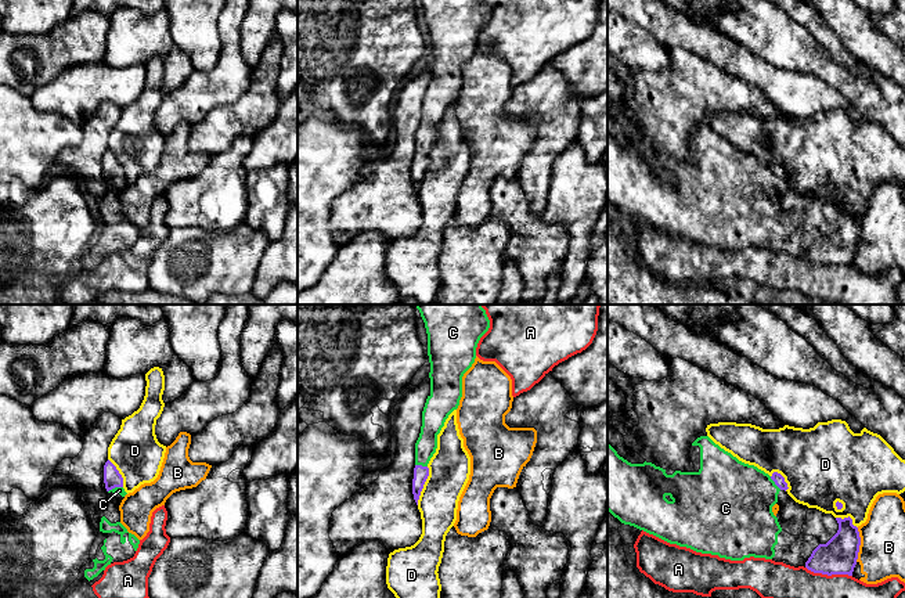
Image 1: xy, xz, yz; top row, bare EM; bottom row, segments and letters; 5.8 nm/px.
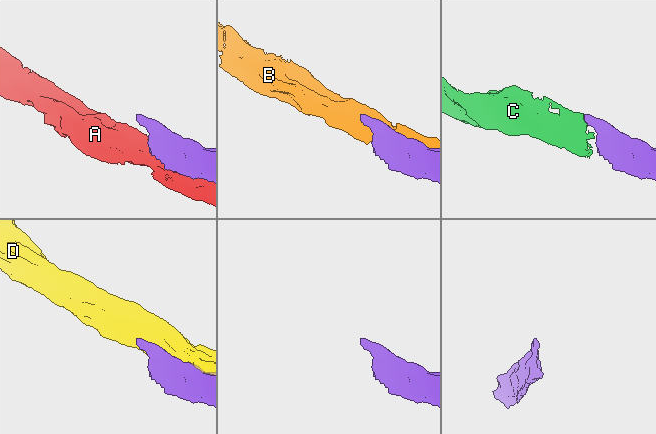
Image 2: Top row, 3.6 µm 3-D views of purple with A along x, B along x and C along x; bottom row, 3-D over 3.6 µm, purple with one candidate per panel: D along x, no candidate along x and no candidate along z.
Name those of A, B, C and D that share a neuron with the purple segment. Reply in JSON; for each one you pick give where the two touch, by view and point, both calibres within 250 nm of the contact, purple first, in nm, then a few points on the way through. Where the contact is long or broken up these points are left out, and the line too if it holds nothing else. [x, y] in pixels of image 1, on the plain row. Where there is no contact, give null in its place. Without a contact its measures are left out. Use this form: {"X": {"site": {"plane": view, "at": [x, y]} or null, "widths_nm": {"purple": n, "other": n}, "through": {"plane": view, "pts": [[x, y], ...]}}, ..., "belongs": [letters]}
{"C": {"site": {"plane": "yz", "at": [775, 173]}, "widths_nm": {"purple": 60, "other": 440}, "through": {"plane": "yz", "pts": [[779, 170], [775, 173], [735, 188]]}}, "belongs": ["C"]}

